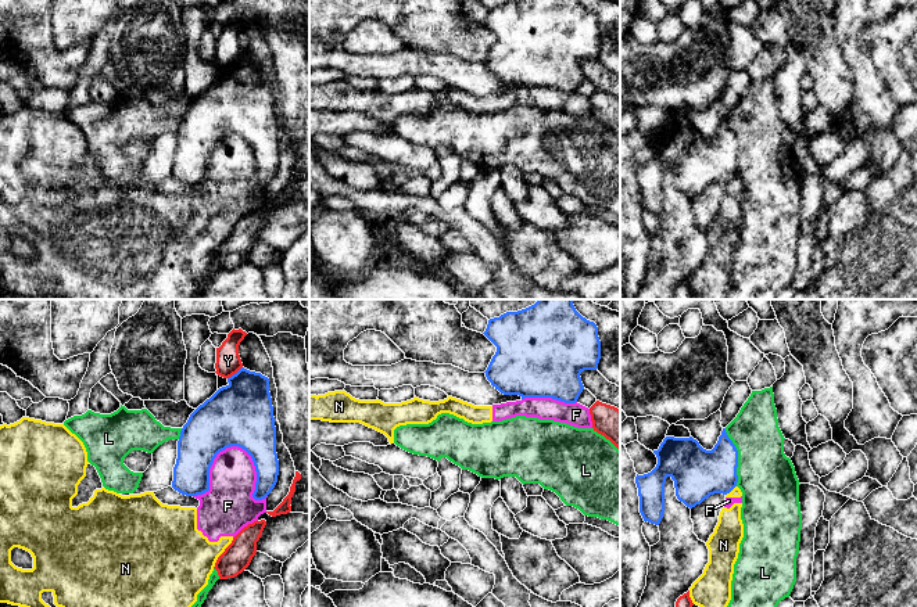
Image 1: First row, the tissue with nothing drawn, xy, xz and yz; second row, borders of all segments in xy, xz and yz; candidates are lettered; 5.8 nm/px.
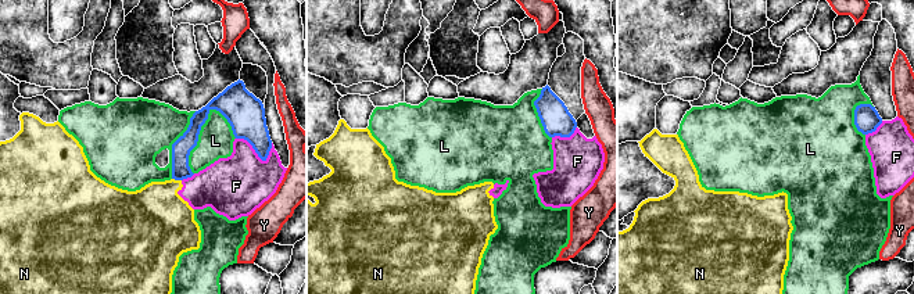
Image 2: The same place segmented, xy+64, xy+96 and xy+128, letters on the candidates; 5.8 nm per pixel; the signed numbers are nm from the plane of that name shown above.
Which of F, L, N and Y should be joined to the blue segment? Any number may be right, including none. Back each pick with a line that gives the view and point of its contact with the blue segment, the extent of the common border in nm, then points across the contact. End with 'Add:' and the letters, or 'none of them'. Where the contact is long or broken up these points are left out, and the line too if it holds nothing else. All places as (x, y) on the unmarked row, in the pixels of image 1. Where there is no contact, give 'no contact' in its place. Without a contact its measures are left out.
Add: none of them

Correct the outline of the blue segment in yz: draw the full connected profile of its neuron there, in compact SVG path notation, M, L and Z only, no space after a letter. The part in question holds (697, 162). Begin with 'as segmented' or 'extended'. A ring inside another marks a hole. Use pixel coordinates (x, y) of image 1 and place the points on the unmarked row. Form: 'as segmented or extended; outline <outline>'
as segmented; outline M723 118L717 133L712 140L703 139L696 129L666 126L658 140L656 157L644 165L635 166L640 186L640 202L644 211L659 215L665 202L665 173L670 166L674 170L676 186L687 197L692 198L714 183L730 183L738 172L738 140Z

